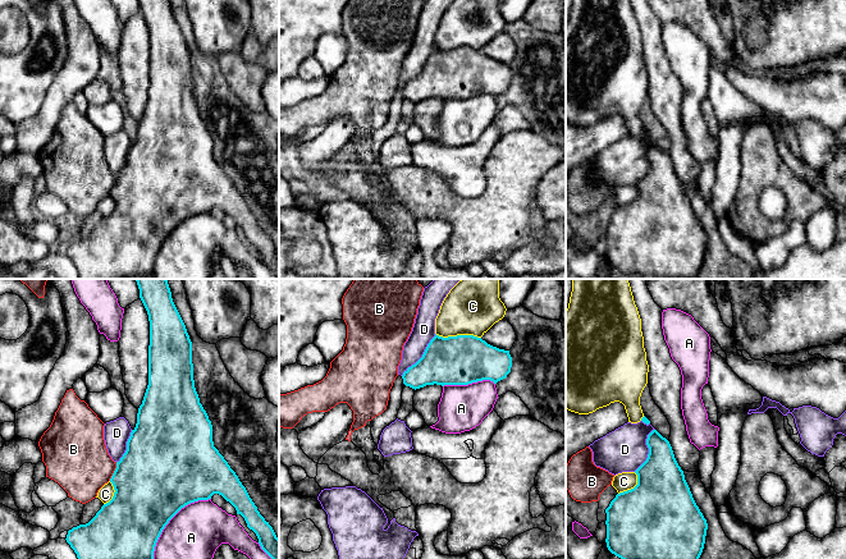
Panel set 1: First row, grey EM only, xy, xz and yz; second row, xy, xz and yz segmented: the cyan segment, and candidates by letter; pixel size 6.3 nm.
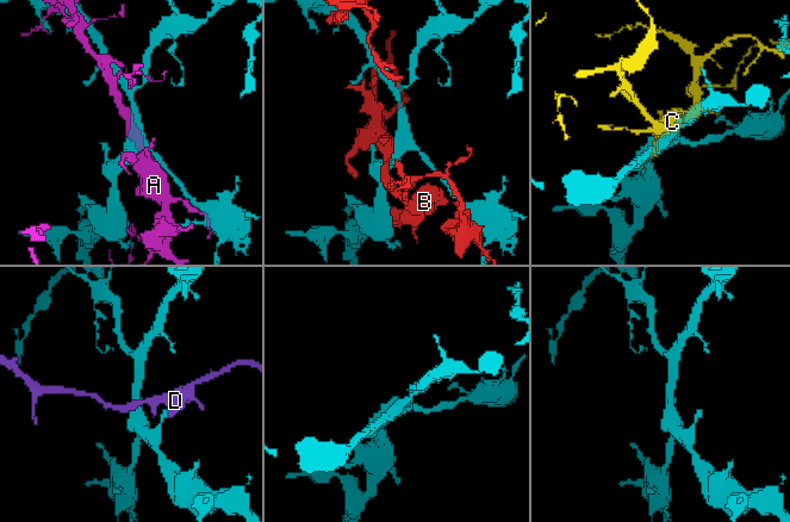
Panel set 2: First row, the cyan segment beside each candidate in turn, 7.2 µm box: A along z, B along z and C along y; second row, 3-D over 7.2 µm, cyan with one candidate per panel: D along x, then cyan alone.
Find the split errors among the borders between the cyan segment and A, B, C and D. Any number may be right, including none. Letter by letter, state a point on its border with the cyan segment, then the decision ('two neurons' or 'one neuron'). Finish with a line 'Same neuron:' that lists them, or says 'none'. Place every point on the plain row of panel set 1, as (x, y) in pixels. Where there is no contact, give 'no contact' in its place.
A: contact xy (169, 233); two neurons
B: contact xy (114, 184); two neurons
C: contact xz (458, 49); two neurons
D: contact xz (422, 69); one neuron
Same neuron: D

